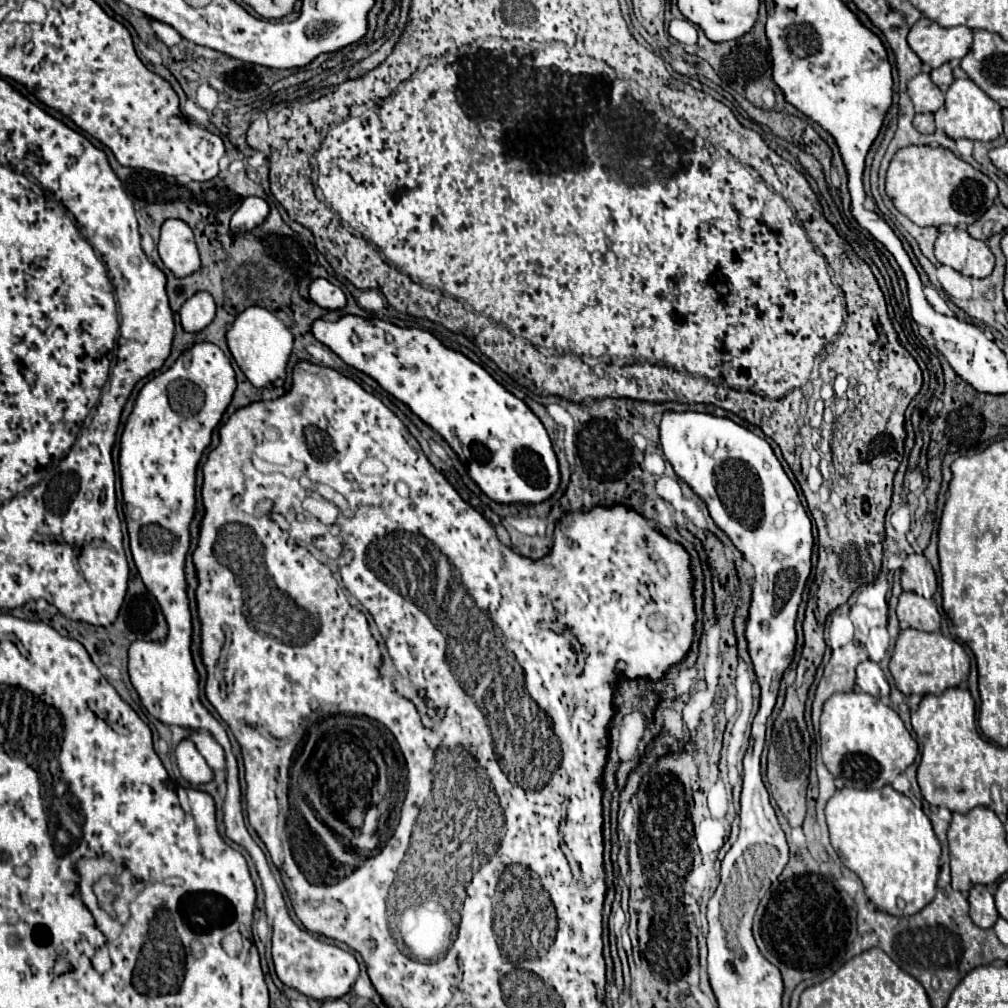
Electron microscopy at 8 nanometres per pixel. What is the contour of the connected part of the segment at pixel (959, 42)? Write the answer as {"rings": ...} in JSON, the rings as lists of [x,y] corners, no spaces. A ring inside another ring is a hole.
{"rings":[[[922,16],[908,34],[908,46],[918,58],[932,68],[954,58],[964,58],[972,46],[972,30],[968,26],[942,28],[934,20]]]}

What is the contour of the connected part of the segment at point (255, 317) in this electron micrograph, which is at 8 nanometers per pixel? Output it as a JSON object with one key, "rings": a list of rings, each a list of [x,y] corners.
{"rings":[[[248,306],[244,312],[240,312],[226,332],[226,342],[230,348],[232,358],[244,372],[244,376],[252,382],[256,388],[270,388],[270,386],[282,386],[286,380],[286,362],[292,350],[292,334],[280,322],[272,312],[260,306]]]}

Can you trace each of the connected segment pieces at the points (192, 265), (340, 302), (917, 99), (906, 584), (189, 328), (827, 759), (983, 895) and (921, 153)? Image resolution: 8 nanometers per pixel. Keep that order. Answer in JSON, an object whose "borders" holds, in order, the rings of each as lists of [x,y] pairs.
{"borders":[[[[174,218],[164,220],[160,228],[158,254],[162,262],[180,278],[200,268],[194,234],[184,220],[174,220]]],[[[314,278],[310,282],[308,292],[310,292],[310,298],[318,306],[322,306],[326,310],[338,310],[338,308],[344,308],[346,306],[344,292],[338,286],[334,286],[328,280],[324,280],[324,278]]],[[[920,72],[908,82],[908,96],[914,102],[916,112],[936,112],[944,104],[942,90],[932,82],[930,74]]],[[[912,554],[906,558],[906,562],[902,564],[900,582],[906,592],[916,592],[924,598],[932,598],[938,588],[934,568],[922,554]]],[[[196,290],[180,308],[180,320],[186,332],[198,332],[206,328],[214,318],[214,300],[208,292]]],[[[854,690],[850,694],[834,694],[822,710],[820,716],[820,754],[826,768],[836,776],[842,778],[848,788],[882,788],[892,784],[898,774],[902,774],[916,758],[918,744],[906,730],[902,718],[880,698],[874,698],[866,692]]],[[[974,886],[968,896],[970,918],[980,928],[992,928],[998,920],[998,910],[994,906],[994,892],[990,886]]],[[[906,146],[898,150],[890,162],[886,178],[886,194],[894,206],[918,226],[942,226],[942,224],[972,224],[976,222],[998,198],[994,180],[954,152],[942,146]]]]}

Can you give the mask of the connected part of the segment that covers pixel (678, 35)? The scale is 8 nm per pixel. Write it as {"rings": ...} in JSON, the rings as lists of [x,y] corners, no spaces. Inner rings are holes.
{"rings":[[[672,20],[668,32],[680,44],[696,44],[696,40],[698,40],[696,26],[692,26],[688,20]]]}

